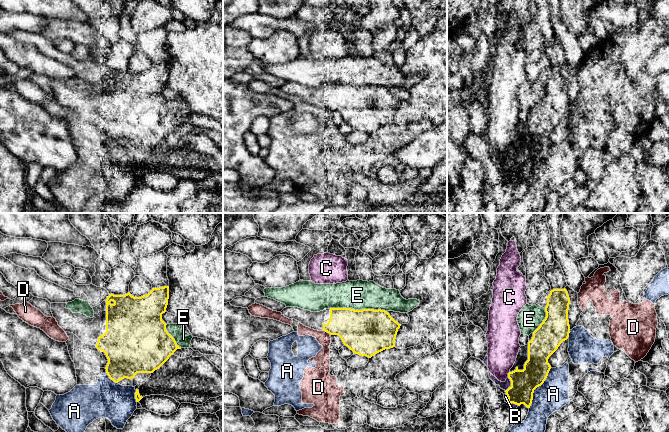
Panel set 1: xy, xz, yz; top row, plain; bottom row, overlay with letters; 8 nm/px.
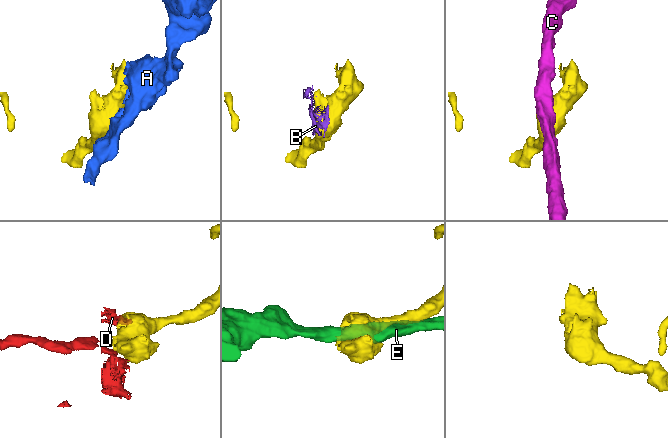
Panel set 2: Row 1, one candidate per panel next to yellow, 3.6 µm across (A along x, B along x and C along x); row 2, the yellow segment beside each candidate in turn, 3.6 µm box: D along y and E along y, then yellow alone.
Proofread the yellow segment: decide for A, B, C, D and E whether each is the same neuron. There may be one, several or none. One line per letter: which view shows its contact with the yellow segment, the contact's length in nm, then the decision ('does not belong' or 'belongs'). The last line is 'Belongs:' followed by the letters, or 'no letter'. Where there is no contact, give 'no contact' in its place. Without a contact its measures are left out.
A: yz | 380 nm | does not belong
B: yz | 120 nm | does not belong
C: yz | 60 nm | does not belong
D: xz | 80 nm | does not belong
E: xz | 460 nm | does not belong
Belongs: no letter

